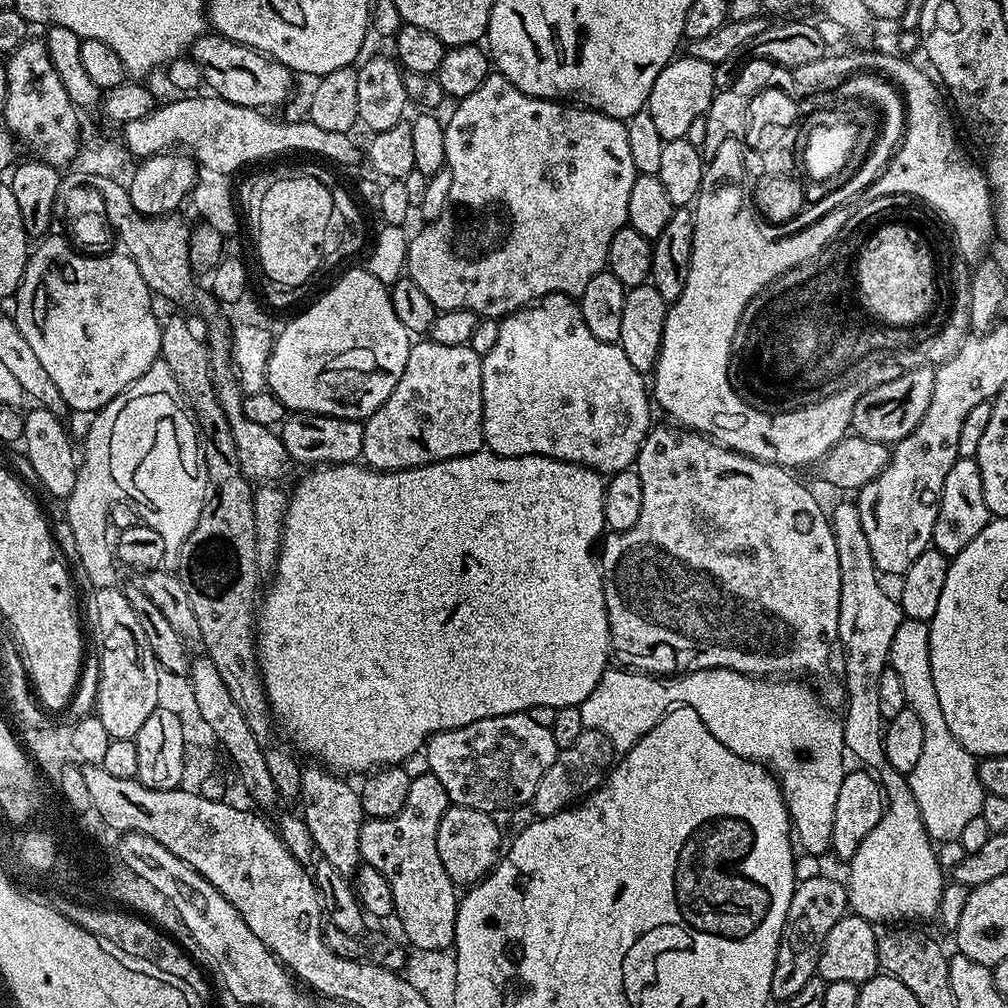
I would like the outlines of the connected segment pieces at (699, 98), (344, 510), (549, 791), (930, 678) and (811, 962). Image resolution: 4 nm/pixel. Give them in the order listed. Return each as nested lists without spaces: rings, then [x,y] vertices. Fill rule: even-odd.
[[[684,54],[672,59],[664,67],[662,74],[654,78],[646,110],[650,118],[654,118],[658,134],[662,134],[664,141],[685,139],[694,118],[703,116],[707,112],[713,96],[718,91],[714,82],[715,73],[716,69],[710,62],[702,62],[698,58]]]
[[[481,450],[481,451],[478,451],[478,452],[475,452],[475,453],[474,453],[474,454],[466,454],[466,455],[465,455],[465,456],[459,456],[459,457],[458,457],[458,458],[450,458],[450,459],[449,459],[449,460],[439,460],[439,461],[438,461],[438,462],[434,462],[434,463],[433,463],[433,464],[423,464],[423,466],[422,466],[422,467],[420,467],[420,468],[403,468],[403,469],[402,469],[402,470],[398,470],[398,471],[397,471],[397,472],[379,472],[379,471],[378,471],[378,469],[377,469],[377,468],[370,468],[370,467],[367,467],[367,466],[365,466],[365,465],[364,465],[364,464],[363,464],[363,463],[360,463],[360,462],[355,462],[355,463],[348,463],[348,464],[330,464],[330,465],[327,465],[327,466],[316,466],[316,467],[313,467],[313,468],[312,468],[312,469],[311,469],[311,471],[309,471],[309,472],[312,472],[312,473],[310,473],[310,474],[309,474],[309,476],[304,476],[304,477],[302,477],[302,478],[301,478],[301,480],[300,480],[300,485],[298,485],[298,486],[297,486],[297,488],[296,488],[296,489],[294,489],[294,490],[293,490],[293,489],[291,489],[291,492],[290,492],[290,499],[289,499],[289,502],[288,502],[288,513],[287,513],[287,514],[286,514],[286,518],[285,518],[285,524],[284,524],[284,536],[283,536],[283,544],[282,544],[282,546],[281,546],[281,548],[280,548],[280,556],[279,556],[279,557],[278,557],[278,558],[277,558],[277,560],[276,560],[276,562],[275,562],[275,565],[274,565],[274,571],[276,571],[276,577],[274,577],[274,578],[273,578],[273,580],[272,580],[272,585],[270,585],[270,586],[269,586],[269,588],[268,588],[268,593],[266,593],[266,594],[265,594],[265,596],[264,596],[264,593],[263,593],[263,596],[262,596],[262,603],[261,603],[261,604],[260,604],[260,605],[259,605],[259,608],[258,608],[258,635],[257,635],[257,637],[256,637],[256,654],[257,654],[257,657],[258,657],[258,663],[259,663],[259,666],[260,666],[260,677],[262,677],[262,679],[264,679],[264,692],[265,692],[265,693],[266,693],[266,694],[267,694],[267,696],[268,696],[268,705],[270,705],[270,706],[271,706],[271,707],[272,707],[272,714],[273,714],[273,717],[275,717],[275,719],[276,719],[276,720],[277,720],[277,721],[278,721],[278,724],[279,724],[279,727],[280,727],[280,724],[281,724],[281,726],[282,726],[282,727],[284,727],[284,728],[285,728],[285,730],[286,730],[286,731],[288,731],[288,736],[289,736],[289,738],[290,738],[290,739],[292,739],[292,740],[293,740],[293,742],[294,742],[294,743],[296,743],[296,744],[297,744],[297,746],[298,746],[298,747],[300,747],[300,748],[301,748],[301,750],[302,750],[302,751],[304,751],[304,752],[305,752],[305,754],[306,754],[306,755],[308,755],[308,756],[313,756],[313,758],[311,758],[311,759],[312,759],[312,760],[313,760],[313,761],[316,761],[316,762],[322,762],[322,764],[323,764],[323,767],[324,767],[324,768],[325,768],[325,769],[328,769],[328,770],[340,770],[340,769],[338,769],[338,768],[345,768],[345,770],[346,770],[346,771],[348,771],[348,774],[355,774],[355,773],[356,773],[356,772],[357,772],[357,771],[358,771],[358,770],[361,770],[361,769],[362,769],[362,768],[367,768],[367,770],[368,770],[368,771],[370,771],[370,772],[372,772],[372,771],[373,771],[373,770],[377,770],[377,769],[381,769],[381,768],[383,768],[383,767],[385,767],[385,766],[387,766],[387,765],[399,765],[399,766],[400,766],[400,765],[401,765],[401,764],[403,764],[403,763],[404,763],[404,760],[406,760],[406,759],[408,759],[408,758],[410,758],[410,756],[411,756],[411,755],[412,755],[412,754],[414,754],[414,753],[415,753],[415,752],[418,752],[418,751],[421,751],[421,749],[423,749],[423,748],[424,748],[424,747],[425,747],[425,745],[427,745],[427,743],[428,743],[428,739],[429,739],[429,738],[431,738],[431,737],[432,737],[432,736],[435,736],[435,735],[436,735],[436,733],[437,733],[437,732],[445,732],[445,731],[446,731],[446,730],[454,730],[454,729],[455,729],[455,728],[461,728],[461,727],[462,727],[462,726],[470,726],[470,722],[478,722],[478,721],[479,721],[479,720],[481,720],[481,719],[482,719],[482,718],[494,718],[494,717],[495,717],[495,716],[505,716],[505,715],[506,715],[506,714],[514,714],[514,713],[515,713],[515,712],[527,712],[527,711],[528,711],[528,709],[530,709],[530,708],[533,708],[533,707],[534,707],[534,706],[550,706],[550,707],[551,707],[551,708],[554,708],[554,709],[557,709],[557,708],[575,708],[575,707],[577,707],[577,706],[578,706],[578,705],[580,705],[580,703],[582,703],[582,702],[583,702],[583,700],[584,700],[584,699],[585,699],[585,698],[587,698],[587,697],[588,697],[588,695],[589,695],[589,694],[590,694],[590,690],[594,690],[594,686],[598,686],[598,682],[599,682],[599,681],[600,681],[600,679],[601,679],[601,678],[602,678],[602,674],[603,674],[603,673],[604,673],[604,670],[605,670],[605,668],[607,668],[607,667],[609,667],[609,664],[610,664],[610,649],[611,649],[611,647],[612,647],[612,639],[611,639],[611,638],[610,638],[610,630],[609,630],[609,629],[608,629],[608,615],[607,615],[607,614],[606,614],[606,594],[605,594],[605,593],[604,593],[604,573],[603,573],[603,572],[601,572],[601,570],[600,570],[600,566],[599,566],[599,563],[598,563],[598,560],[597,560],[597,557],[596,557],[596,556],[595,556],[595,555],[594,555],[594,554],[593,554],[593,557],[592,557],[592,547],[594,547],[594,546],[595,546],[595,544],[596,544],[596,547],[597,547],[597,544],[598,544],[598,541],[599,541],[599,540],[600,540],[600,539],[601,539],[601,536],[602,536],[602,533],[603,533],[603,532],[604,532],[604,531],[605,531],[605,528],[606,528],[606,525],[605,525],[605,522],[604,522],[604,486],[605,486],[605,483],[606,483],[606,480],[605,480],[605,477],[604,477],[604,476],[603,476],[603,475],[601,475],[601,473],[599,473],[599,472],[595,472],[595,471],[594,471],[594,470],[593,470],[593,469],[592,469],[592,468],[587,468],[587,467],[586,467],[586,466],[582,466],[582,465],[581,465],[581,464],[571,464],[571,463],[570,463],[570,462],[566,462],[566,461],[565,461],[565,460],[555,460],[555,459],[554,459],[554,458],[550,458],[550,457],[549,457],[549,456],[497,456],[497,455],[496,455],[496,453],[494,453],[494,452],[489,452],[489,451],[487,451],[487,450]]]
[[[585,728],[582,734],[578,734],[574,746],[559,749],[556,760],[542,774],[538,786],[534,790],[530,801],[530,808],[536,811],[537,817],[553,816],[561,812],[563,808],[571,808],[585,796],[592,795],[601,784],[604,783],[610,769],[614,764],[614,749],[610,738],[606,738],[604,732]]]
[[[906,618],[900,623],[894,634],[894,642],[890,646],[888,663],[900,679],[898,691],[904,695],[903,703],[912,708],[914,714],[918,714],[918,718],[922,718],[922,754],[918,757],[914,770],[907,773],[907,778],[910,790],[914,794],[914,802],[918,802],[926,834],[934,842],[959,840],[962,829],[974,817],[980,815],[986,793],[980,781],[977,757],[966,751],[962,742],[958,742],[958,738],[954,738],[950,725],[946,723],[946,717],[942,715],[942,706],[938,706],[938,690],[934,690],[934,674],[930,670],[930,630],[925,621]]]
[[[808,876],[799,881],[790,898],[790,910],[786,910],[786,922],[782,926],[778,954],[774,962],[774,978],[770,978],[773,1001],[794,998],[802,986],[813,983],[817,975],[820,951],[826,934],[849,911],[848,890],[843,883],[828,876]]]

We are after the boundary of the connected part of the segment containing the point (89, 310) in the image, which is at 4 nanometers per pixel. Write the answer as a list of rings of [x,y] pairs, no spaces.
[[[49,234],[39,241],[40,244],[35,245],[34,251],[28,257],[28,265],[24,271],[24,277],[20,283],[20,289],[17,290],[14,297],[16,303],[16,312],[14,311],[14,319],[18,330],[22,330],[22,338],[26,338],[26,342],[30,342],[34,354],[38,354],[39,360],[42,361],[42,367],[46,370],[46,374],[50,374],[50,379],[54,382],[54,386],[58,386],[58,394],[62,394],[65,405],[69,409],[72,408],[76,412],[89,412],[95,414],[104,408],[116,395],[120,395],[127,391],[129,387],[138,379],[141,379],[153,363],[160,356],[160,329],[161,321],[156,321],[156,312],[152,309],[153,293],[146,286],[146,282],[142,280],[141,274],[135,262],[127,254],[119,254],[120,256],[102,256],[106,254],[85,254],[83,251],[77,250],[69,241],[63,240],[57,234]]]

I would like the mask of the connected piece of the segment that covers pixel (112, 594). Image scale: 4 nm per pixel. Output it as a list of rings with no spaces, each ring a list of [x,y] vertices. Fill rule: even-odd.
[[[119,587],[97,588],[92,596],[92,632],[100,647],[100,681],[96,684],[95,715],[113,740],[135,740],[146,718],[157,707],[158,672],[150,643]]]

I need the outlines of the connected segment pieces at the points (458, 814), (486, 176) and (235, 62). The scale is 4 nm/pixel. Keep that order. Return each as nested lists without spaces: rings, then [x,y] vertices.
[[[449,806],[446,814],[442,814],[442,822],[438,826],[438,858],[442,858],[442,866],[446,866],[446,874],[452,879],[453,884],[479,884],[496,867],[502,855],[502,844],[500,848],[500,828],[492,820],[495,819],[489,813],[466,806]]]
[[[489,74],[486,82],[482,82],[482,86],[478,86],[478,90],[474,90],[474,94],[470,94],[466,99],[459,101],[455,105],[456,109],[452,112],[452,117],[446,120],[444,124],[444,137],[446,138],[446,167],[450,170],[452,181],[450,182],[450,198],[448,204],[442,210],[442,214],[438,214],[438,218],[425,223],[424,229],[417,236],[413,235],[408,242],[408,256],[406,265],[407,279],[414,281],[420,287],[422,294],[426,294],[426,298],[430,298],[430,302],[434,302],[437,310],[449,312],[450,310],[470,310],[475,312],[477,317],[494,316],[503,318],[509,316],[511,312],[516,312],[520,308],[527,308],[535,305],[537,302],[543,301],[545,296],[571,296],[578,298],[582,294],[582,290],[586,290],[586,282],[590,282],[590,278],[594,278],[594,274],[605,271],[608,263],[608,251],[610,250],[610,242],[614,242],[614,234],[618,234],[618,230],[626,227],[628,222],[628,211],[630,210],[630,189],[633,188],[637,178],[636,167],[634,166],[634,158],[630,158],[630,142],[626,138],[626,123],[623,120],[615,120],[612,116],[607,116],[605,112],[597,112],[591,108],[583,106],[575,106],[571,108],[571,103],[561,102],[559,100],[543,100],[537,96],[526,94],[522,90],[518,90],[518,86],[511,84],[508,79],[499,74]]]
[[[200,36],[192,43],[190,55],[194,62],[198,62],[198,70],[202,70],[204,84],[212,87],[209,89],[223,100],[243,108],[272,110],[268,108],[282,103],[292,92],[294,73],[291,68],[287,68],[272,56],[266,56],[263,52],[228,40],[225,36]]]

